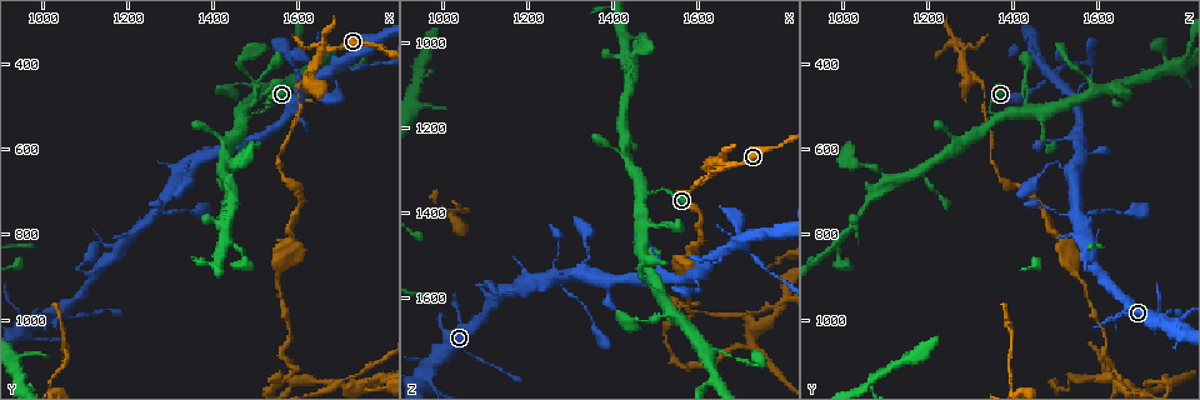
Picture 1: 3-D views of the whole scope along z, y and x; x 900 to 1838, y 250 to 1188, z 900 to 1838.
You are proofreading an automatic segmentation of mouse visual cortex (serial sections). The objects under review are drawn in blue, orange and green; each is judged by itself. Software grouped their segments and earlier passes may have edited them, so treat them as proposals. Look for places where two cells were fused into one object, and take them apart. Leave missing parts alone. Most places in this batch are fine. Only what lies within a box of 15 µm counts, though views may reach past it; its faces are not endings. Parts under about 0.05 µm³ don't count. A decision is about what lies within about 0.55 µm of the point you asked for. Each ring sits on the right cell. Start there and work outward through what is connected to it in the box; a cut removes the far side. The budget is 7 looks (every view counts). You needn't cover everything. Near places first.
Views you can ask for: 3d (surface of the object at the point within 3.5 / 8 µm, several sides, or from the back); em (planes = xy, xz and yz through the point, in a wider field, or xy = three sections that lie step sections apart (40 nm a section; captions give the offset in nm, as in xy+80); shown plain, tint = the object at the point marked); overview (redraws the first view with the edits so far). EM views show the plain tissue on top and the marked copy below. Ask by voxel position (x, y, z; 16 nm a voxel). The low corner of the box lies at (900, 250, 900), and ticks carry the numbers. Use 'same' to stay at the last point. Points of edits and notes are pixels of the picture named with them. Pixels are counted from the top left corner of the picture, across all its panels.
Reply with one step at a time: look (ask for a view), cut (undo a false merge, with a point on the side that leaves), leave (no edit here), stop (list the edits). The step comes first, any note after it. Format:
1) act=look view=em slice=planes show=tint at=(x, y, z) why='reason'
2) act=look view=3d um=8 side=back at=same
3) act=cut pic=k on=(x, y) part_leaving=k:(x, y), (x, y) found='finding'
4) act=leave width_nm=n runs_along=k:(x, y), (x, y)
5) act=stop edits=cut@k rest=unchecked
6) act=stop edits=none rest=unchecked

act=look view=3d um=8 at=(1660, 380, 1280) why='abrupt turn'

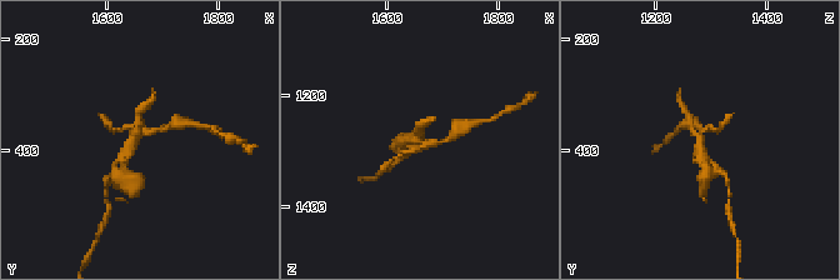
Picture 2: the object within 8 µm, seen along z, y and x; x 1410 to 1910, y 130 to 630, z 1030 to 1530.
act=look view=3d um=3.5 at=(1660, 375, 1285)

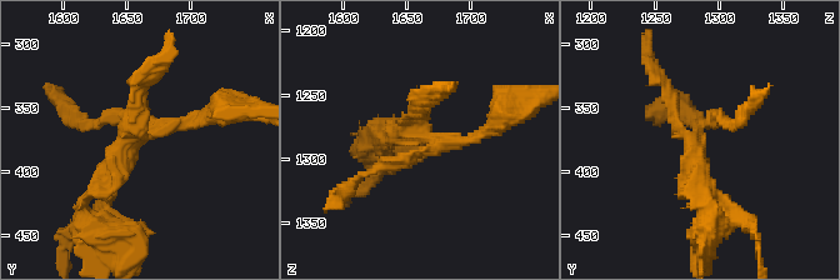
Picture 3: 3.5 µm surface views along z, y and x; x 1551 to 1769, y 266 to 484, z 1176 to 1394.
act=cut pic=3 on=(114, 149) part_leaving=3:(151, 128), (83, 200), (90, 220) found='two cells meet here'

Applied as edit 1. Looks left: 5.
act=look view=3d um=8 at=(1445, 460, 1655) why='sudden change in width'

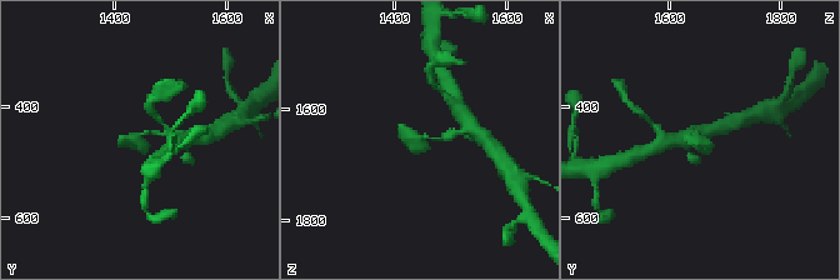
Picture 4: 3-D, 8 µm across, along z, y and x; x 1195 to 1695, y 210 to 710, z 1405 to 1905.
act=look view=3d um=3.5 at=(1440, 455, 1660) why='closer look'

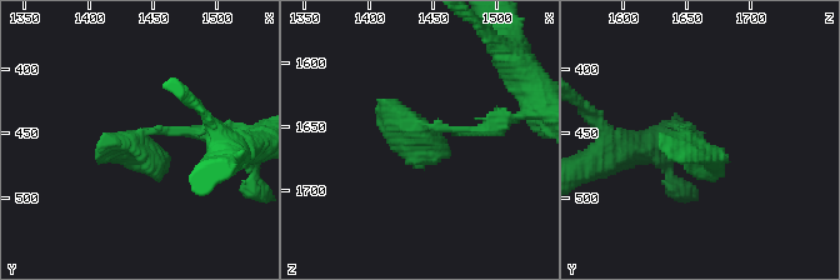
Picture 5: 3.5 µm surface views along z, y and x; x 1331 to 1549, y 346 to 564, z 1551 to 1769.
act=look view=em slice=xy step=5 show=tint at=(1440, 458, 1654) why='need the tissue'

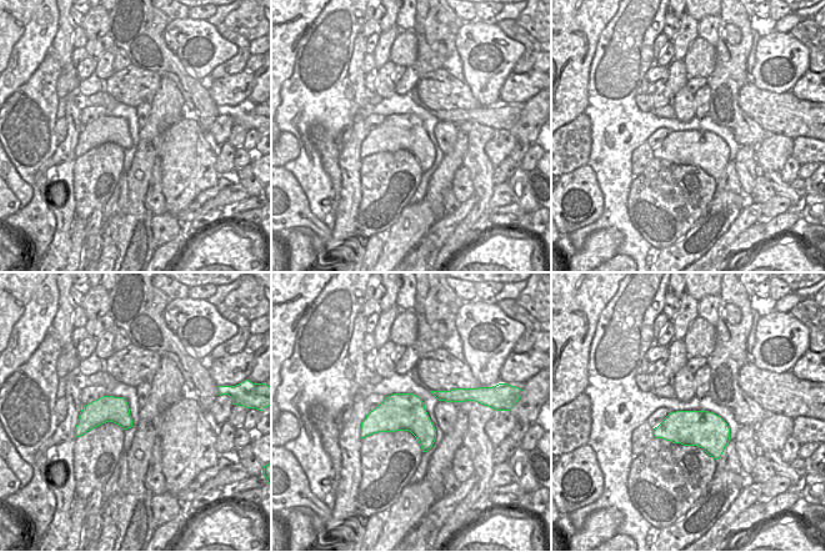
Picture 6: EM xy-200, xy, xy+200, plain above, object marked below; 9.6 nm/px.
act=leave runs_along=5:(218, 133), (156, 129), (95, 159) found='continuous, no second cell'

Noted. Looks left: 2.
act=look view=3d um=3.5 at=(1355, 755, 1675) why='calibre changes'

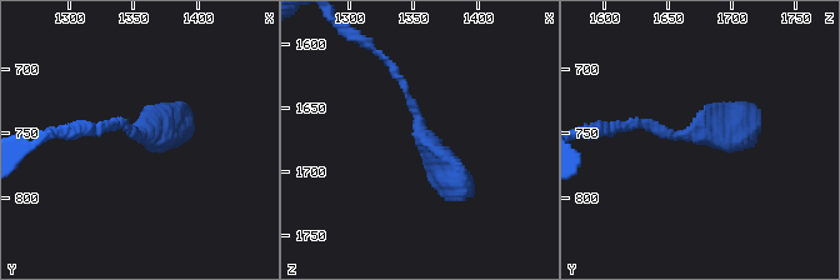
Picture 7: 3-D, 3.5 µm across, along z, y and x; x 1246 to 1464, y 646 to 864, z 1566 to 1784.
act=look view=em slice=xy step=5 show=tint at=(1358, 748, 1672) arm_widths_nm=100,400

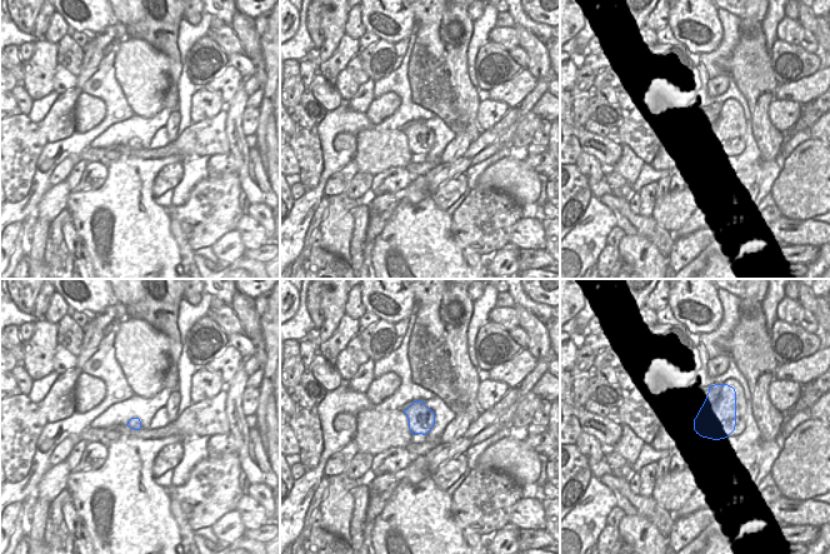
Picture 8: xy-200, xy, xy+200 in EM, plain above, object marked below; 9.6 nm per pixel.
act=leave runs_along=7:(391, 68), (423, 138), (469, 193) found='continuous, no second cell'

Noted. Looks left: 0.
act=stop edits=cut@3 rest=unchecked

